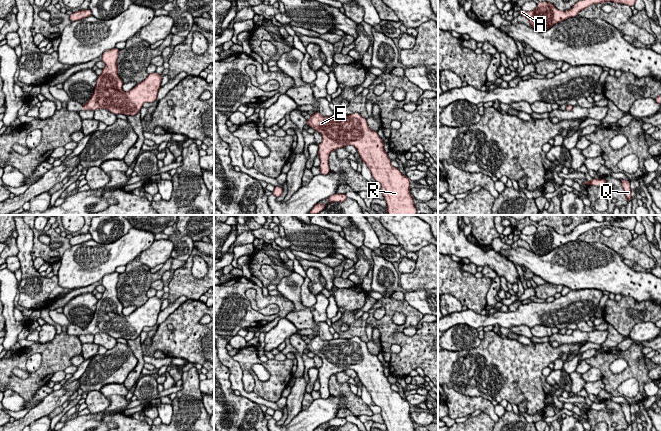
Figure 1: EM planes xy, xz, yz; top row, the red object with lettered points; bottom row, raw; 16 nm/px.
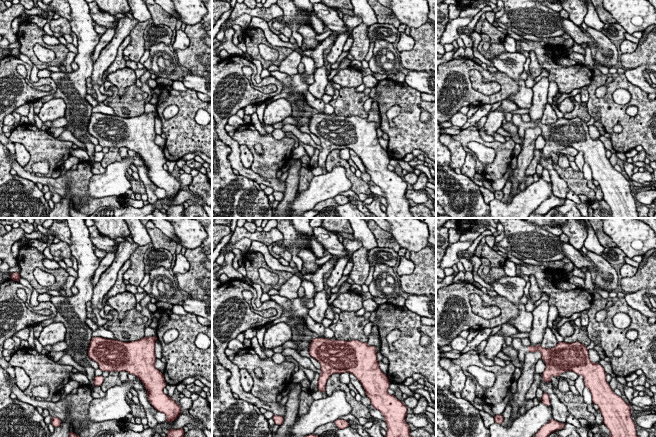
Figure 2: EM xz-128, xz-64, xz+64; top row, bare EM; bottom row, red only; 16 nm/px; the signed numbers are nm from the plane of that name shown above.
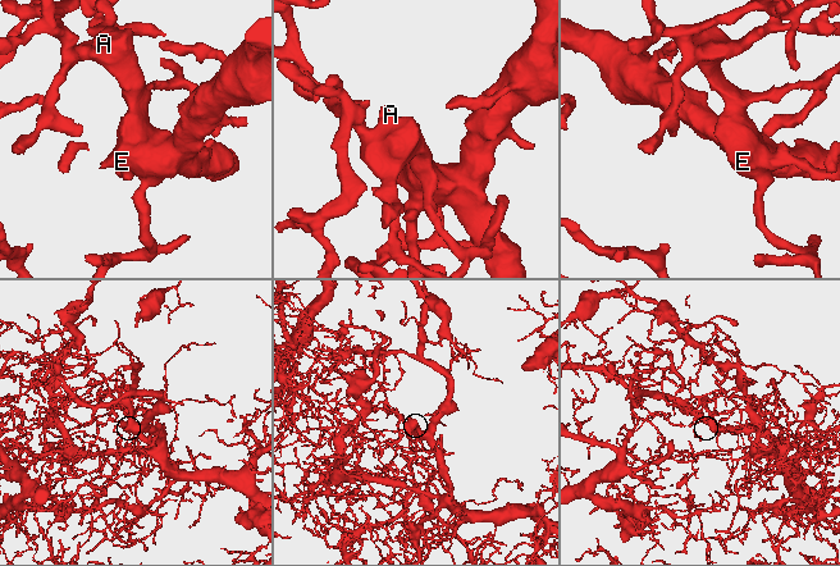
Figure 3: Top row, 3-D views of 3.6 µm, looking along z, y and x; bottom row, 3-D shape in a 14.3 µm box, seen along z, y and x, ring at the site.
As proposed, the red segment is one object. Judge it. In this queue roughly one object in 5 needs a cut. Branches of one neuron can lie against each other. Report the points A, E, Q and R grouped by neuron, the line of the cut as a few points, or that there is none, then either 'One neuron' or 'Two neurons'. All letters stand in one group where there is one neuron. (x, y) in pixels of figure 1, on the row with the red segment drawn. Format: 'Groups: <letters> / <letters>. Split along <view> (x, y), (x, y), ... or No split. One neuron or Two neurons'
Groups: A E Q R. No split. One neuron

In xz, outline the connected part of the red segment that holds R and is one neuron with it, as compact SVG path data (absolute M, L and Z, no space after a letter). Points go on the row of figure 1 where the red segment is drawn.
M316 112L310 116L306 124L314 128L322 135L322 142L318 145L320 158L320 174L327 175L330 172L328 158L329 154L339 148L347 145L354 146L363 162L366 163L371 171L375 181L381 184L381 191L387 203L388 215L417 215L413 196L410 193L410 180L404 176L398 168L391 165L388 153L384 150L383 140L379 137L377 131L373 131L367 123L367 119L359 113L351 115L332 115L324 117L320 112Z

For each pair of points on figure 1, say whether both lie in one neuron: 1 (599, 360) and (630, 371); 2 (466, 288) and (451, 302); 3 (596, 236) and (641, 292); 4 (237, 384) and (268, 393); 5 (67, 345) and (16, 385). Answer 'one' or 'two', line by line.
1: one
2: two
3: two
4: two
5: one

